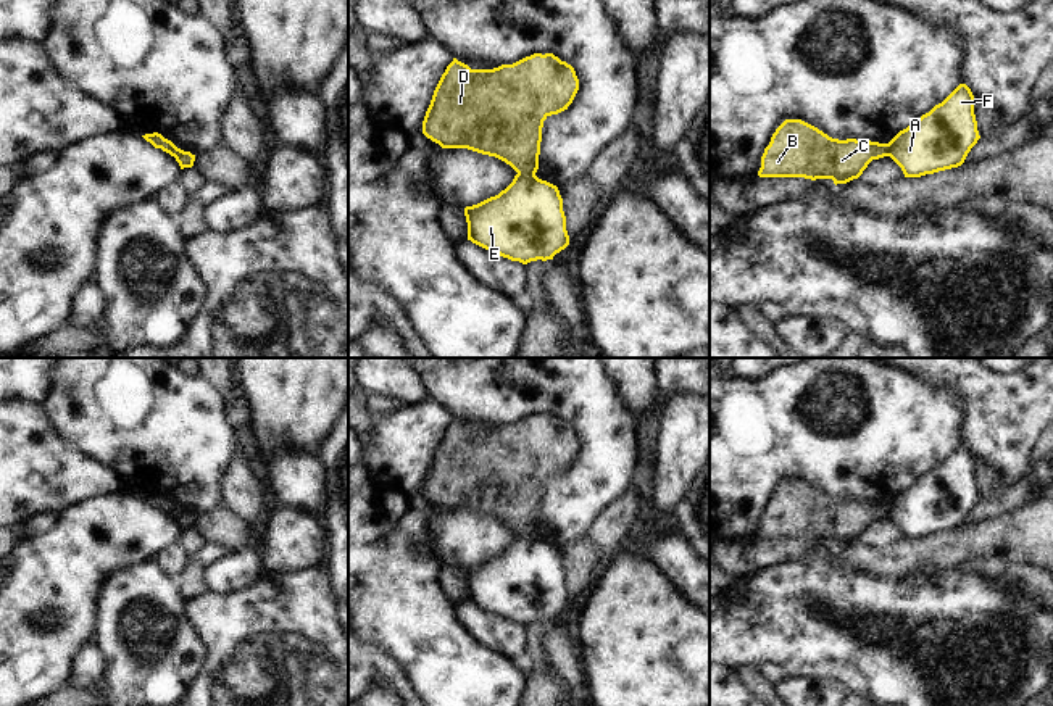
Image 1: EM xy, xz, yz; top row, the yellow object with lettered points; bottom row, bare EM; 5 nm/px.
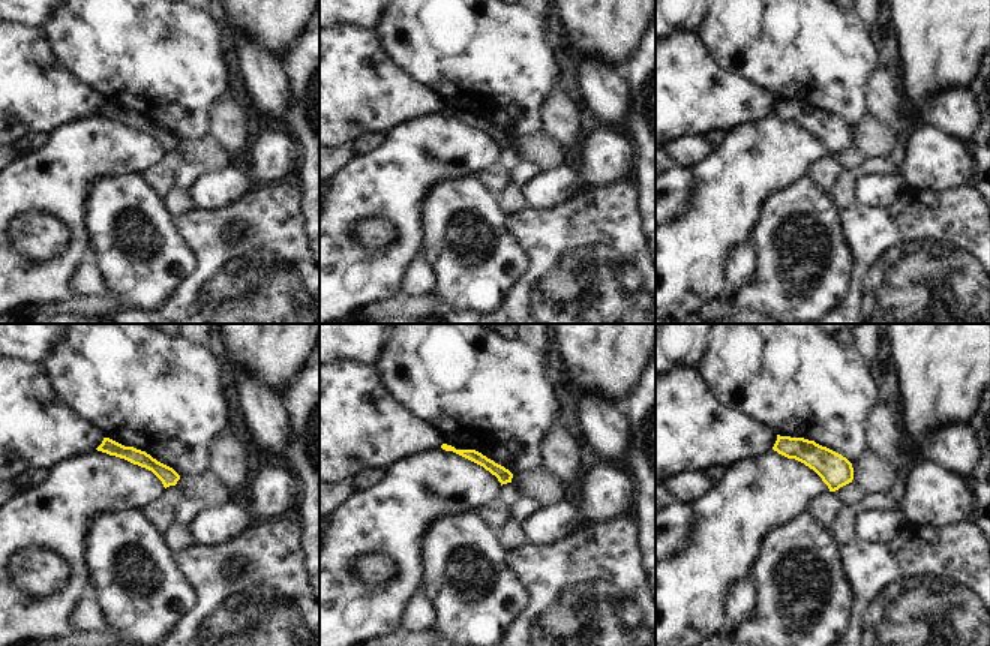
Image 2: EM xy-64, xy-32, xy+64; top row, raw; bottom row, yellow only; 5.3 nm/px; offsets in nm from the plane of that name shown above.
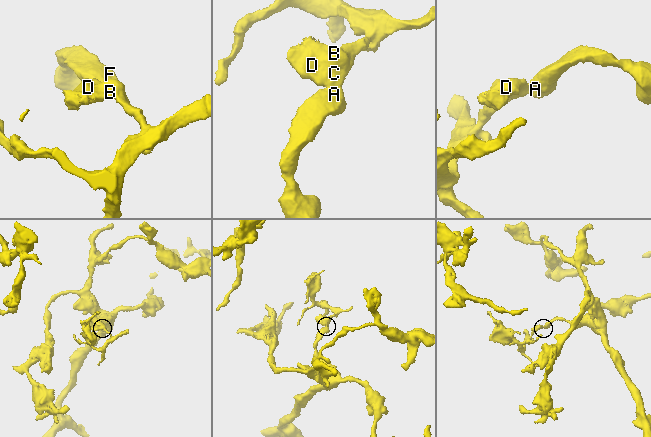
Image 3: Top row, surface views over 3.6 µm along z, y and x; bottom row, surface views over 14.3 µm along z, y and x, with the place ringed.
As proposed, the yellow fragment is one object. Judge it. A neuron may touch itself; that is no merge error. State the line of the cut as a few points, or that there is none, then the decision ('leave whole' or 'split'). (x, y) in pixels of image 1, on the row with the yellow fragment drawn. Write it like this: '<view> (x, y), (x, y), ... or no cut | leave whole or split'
xz (518, 173), (534, 176) | split

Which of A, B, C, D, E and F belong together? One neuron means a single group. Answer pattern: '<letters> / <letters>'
A E F / B C D

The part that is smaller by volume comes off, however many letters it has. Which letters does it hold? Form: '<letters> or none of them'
B, C, D

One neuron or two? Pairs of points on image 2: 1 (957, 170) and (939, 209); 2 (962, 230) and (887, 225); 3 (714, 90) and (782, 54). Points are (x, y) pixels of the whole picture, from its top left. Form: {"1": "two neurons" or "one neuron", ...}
{"1": "two neurons", "2": "one neuron", "3": "two neurons"}

